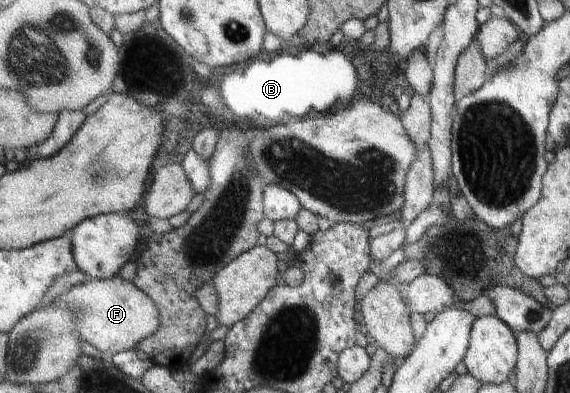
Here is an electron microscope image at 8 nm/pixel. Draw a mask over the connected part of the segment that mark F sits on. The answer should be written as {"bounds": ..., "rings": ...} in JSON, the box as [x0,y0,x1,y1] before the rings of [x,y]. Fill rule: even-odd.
{"bounds":[57,277,162,355],"rings":[[[122,277],[88,278],[85,283],[57,299],[60,299],[60,304],[80,306],[80,310],[84,312],[78,326],[80,334],[102,353],[115,355],[129,350],[137,351],[142,342],[158,334],[158,330],[162,328],[162,310],[158,308],[158,304],[145,290],[138,288],[134,281]]]}

